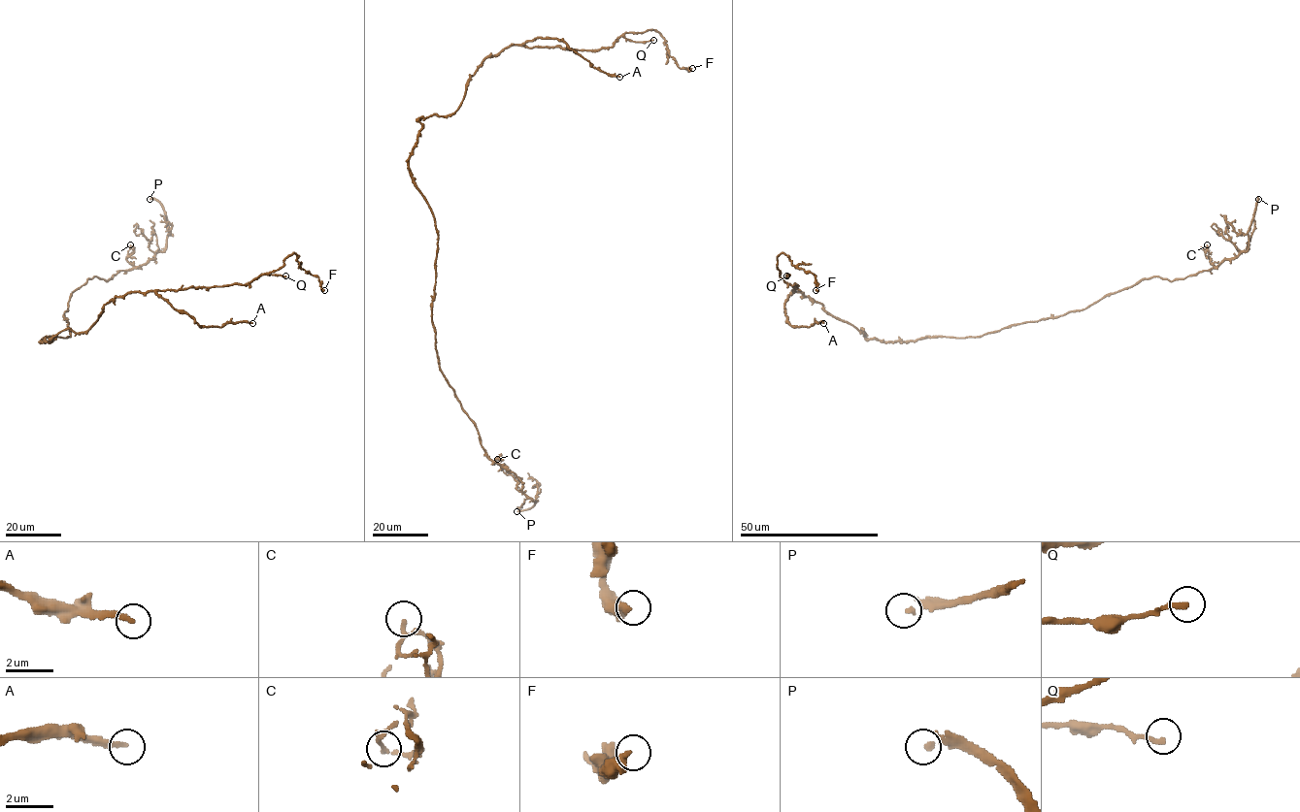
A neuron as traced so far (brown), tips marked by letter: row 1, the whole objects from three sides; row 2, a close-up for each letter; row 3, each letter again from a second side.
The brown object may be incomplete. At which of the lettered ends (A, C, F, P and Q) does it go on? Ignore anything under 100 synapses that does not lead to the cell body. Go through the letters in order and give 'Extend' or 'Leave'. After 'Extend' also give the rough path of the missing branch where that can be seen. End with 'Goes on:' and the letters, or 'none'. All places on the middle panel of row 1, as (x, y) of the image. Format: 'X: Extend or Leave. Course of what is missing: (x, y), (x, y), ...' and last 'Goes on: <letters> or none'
A: Extend. Course of what is missing: (619, 77), (637, 80), (668, 74), (691, 43), (709, 36), (710, 52)
C: Leave
F: Leave
P: Extend
Q: Leave
Goes on: A, P

